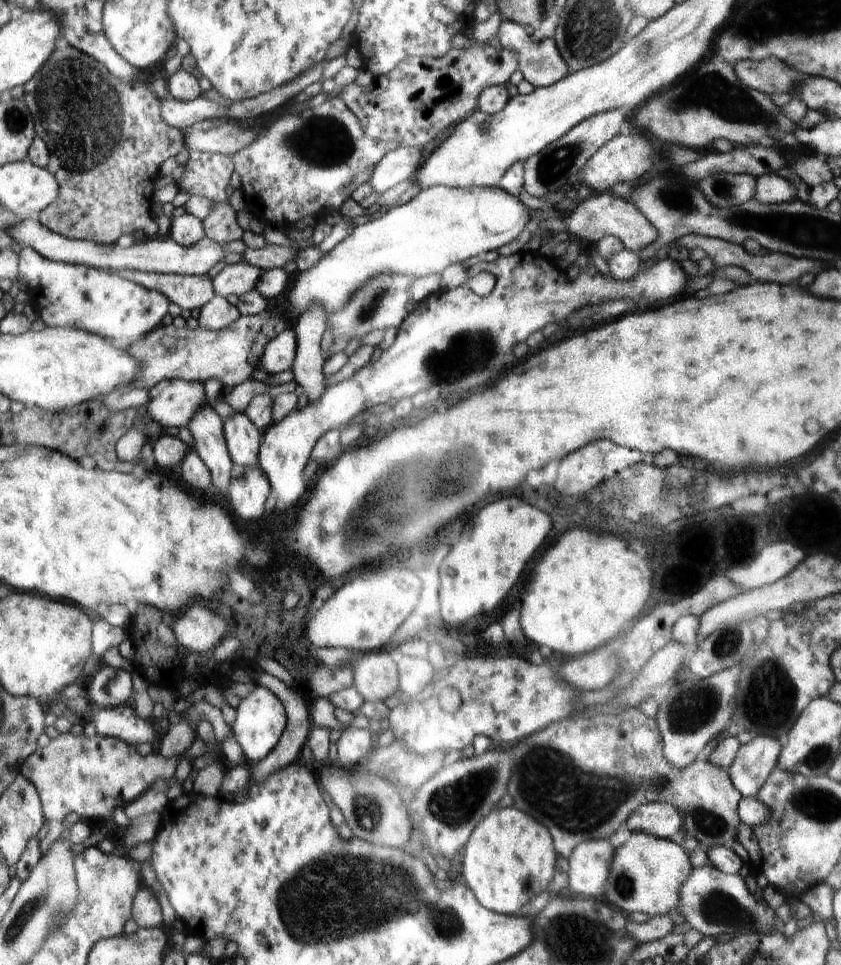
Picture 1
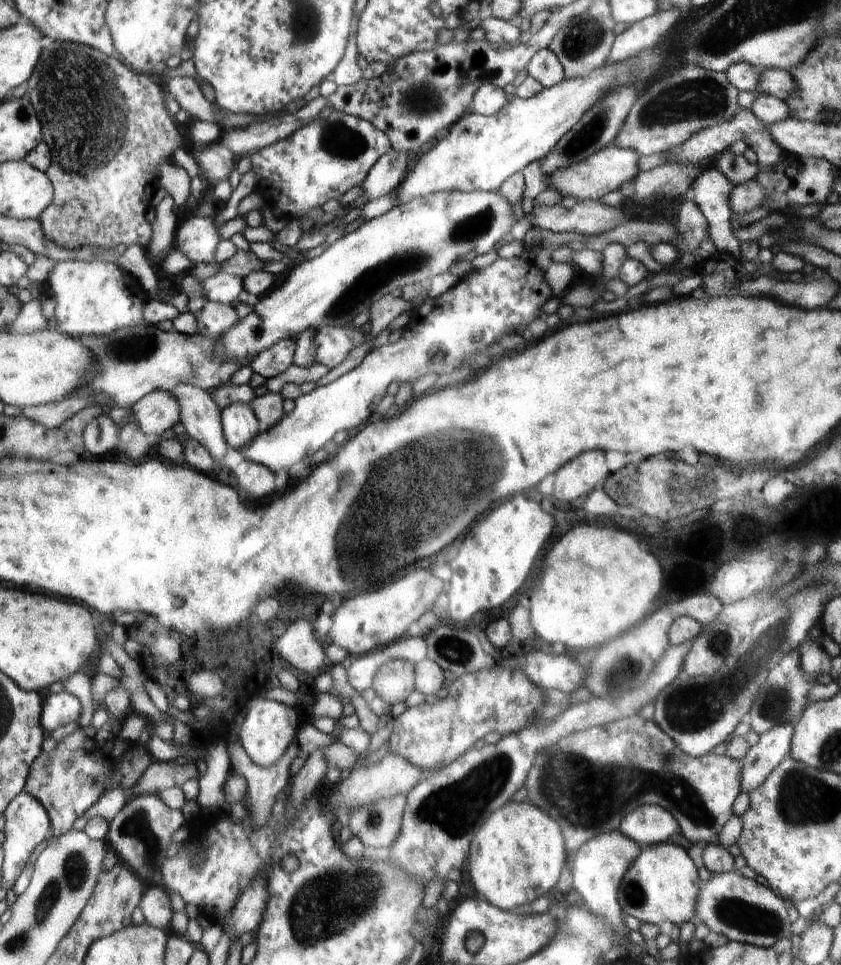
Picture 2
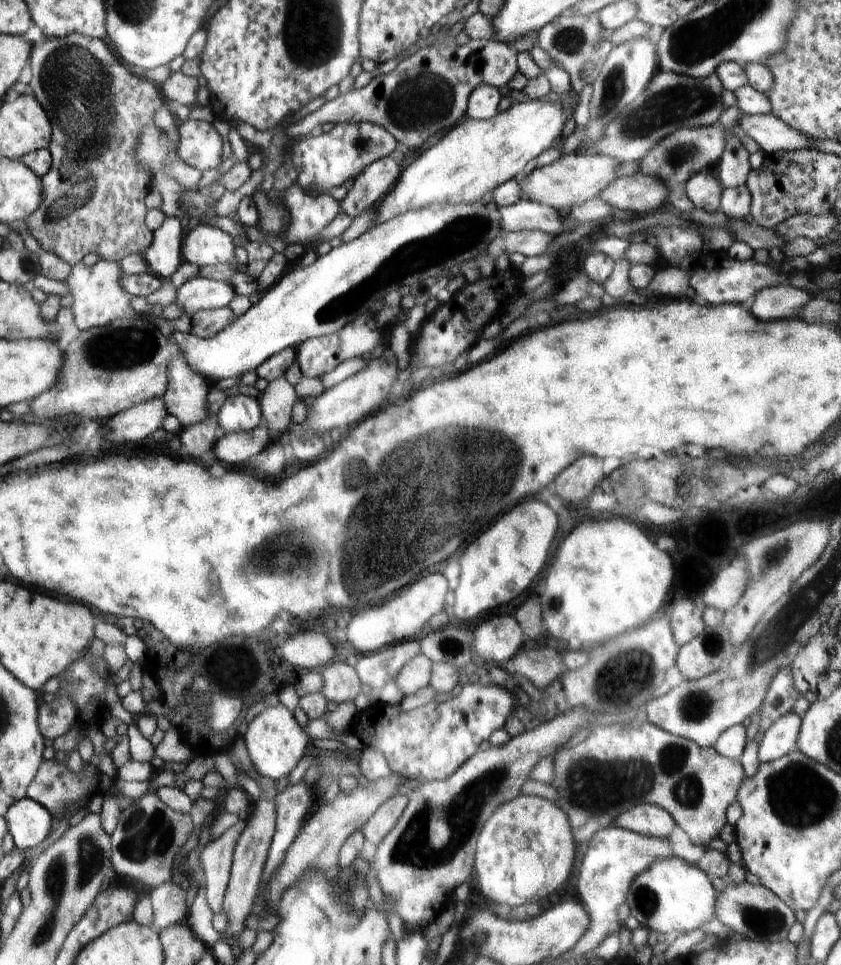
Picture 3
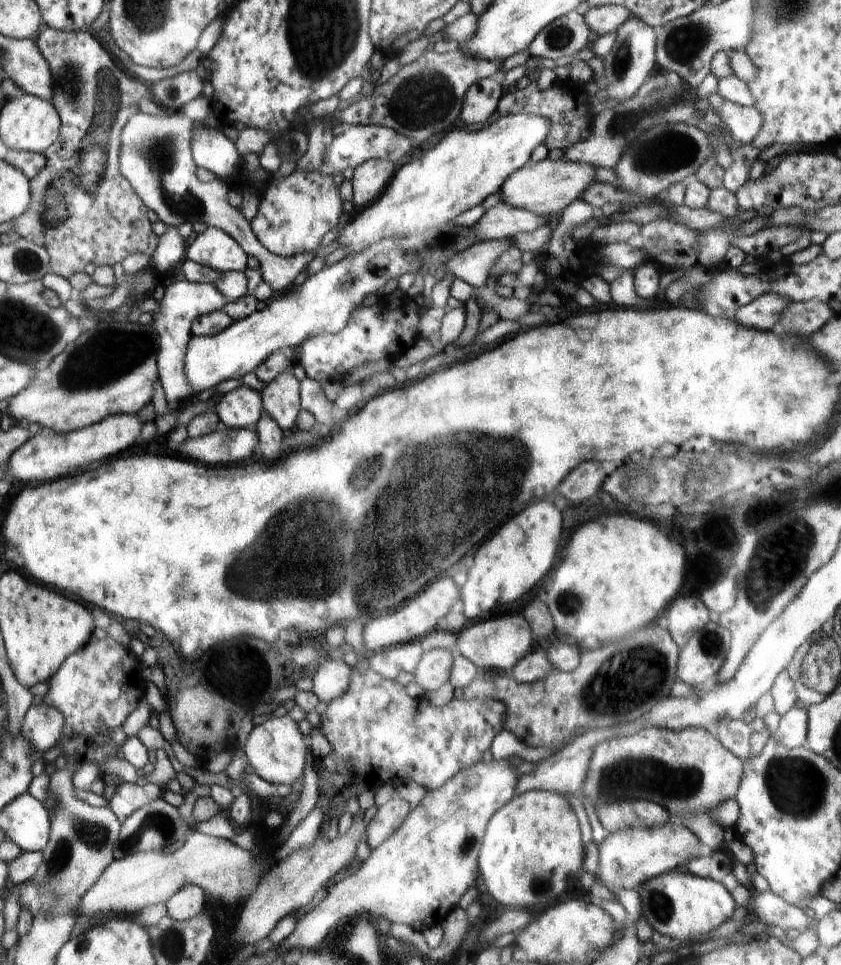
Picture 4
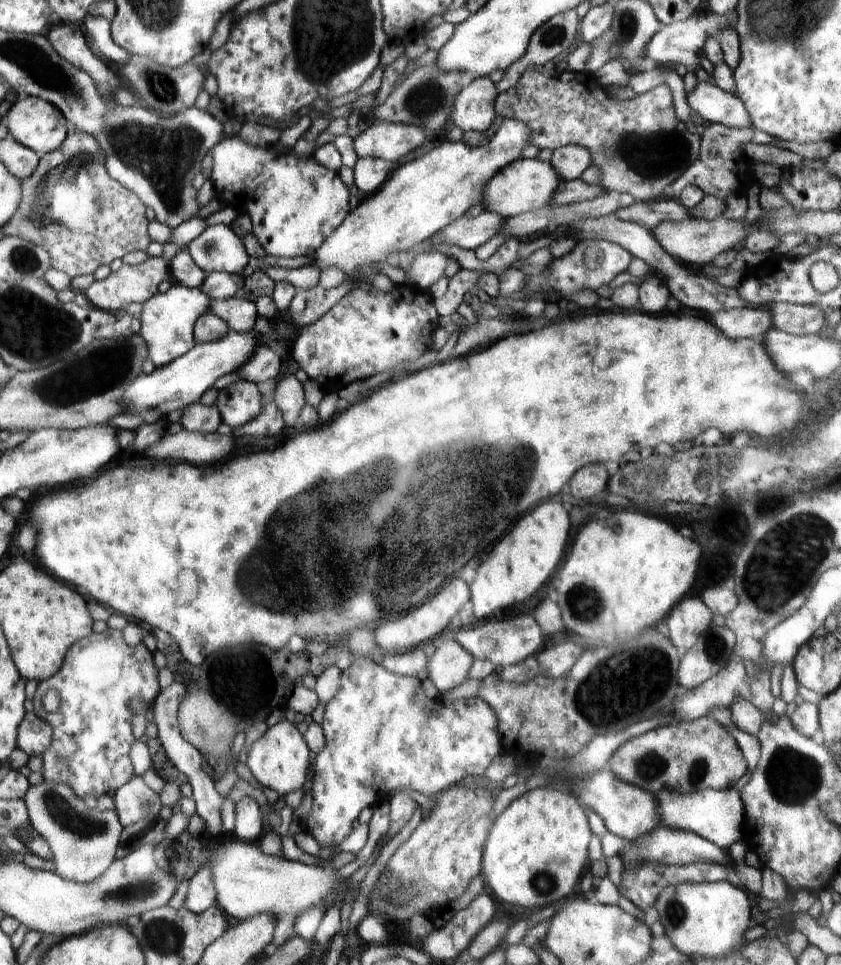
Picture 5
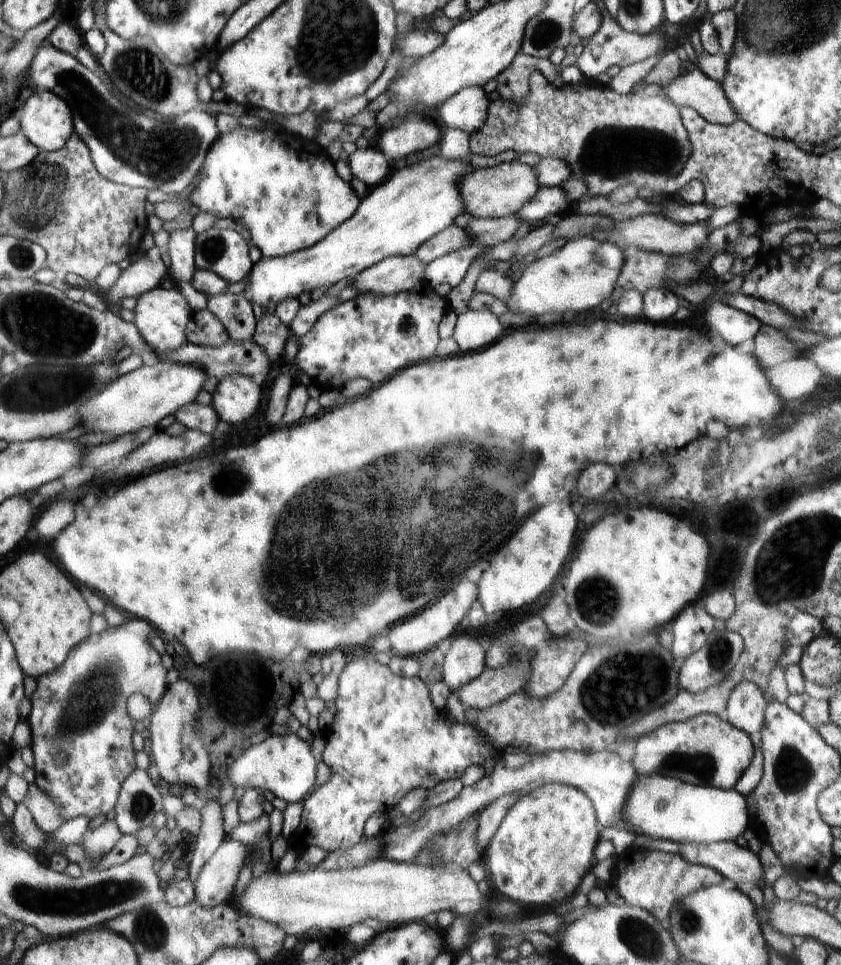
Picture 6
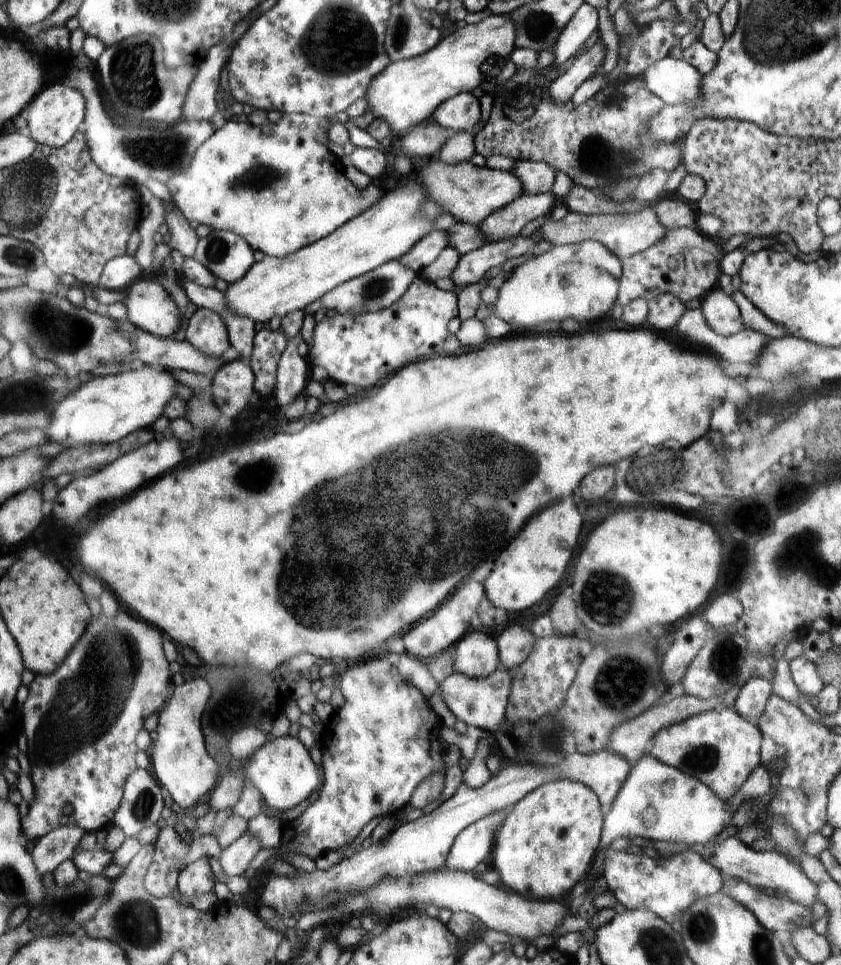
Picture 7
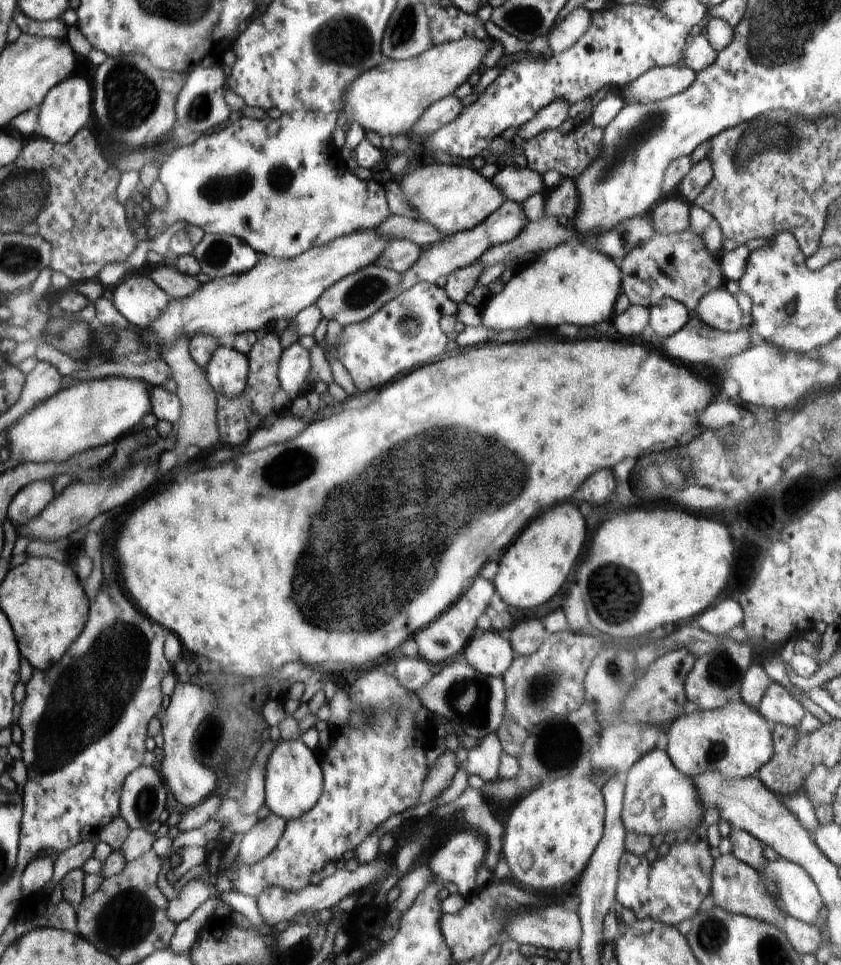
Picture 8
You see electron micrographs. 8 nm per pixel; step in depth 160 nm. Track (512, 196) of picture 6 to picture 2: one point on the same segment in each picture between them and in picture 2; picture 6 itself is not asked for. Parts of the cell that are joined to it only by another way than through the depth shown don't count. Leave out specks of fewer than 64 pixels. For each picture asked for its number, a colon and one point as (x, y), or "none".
2: (607, 170)
3: (574, 178)
4: (545, 188)
5: (526, 184)

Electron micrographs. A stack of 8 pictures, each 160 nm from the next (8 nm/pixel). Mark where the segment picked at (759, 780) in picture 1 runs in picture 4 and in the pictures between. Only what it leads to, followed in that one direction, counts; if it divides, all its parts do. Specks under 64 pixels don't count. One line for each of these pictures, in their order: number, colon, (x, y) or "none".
2: (774, 745)
3: (781, 737)
4: (792, 732)

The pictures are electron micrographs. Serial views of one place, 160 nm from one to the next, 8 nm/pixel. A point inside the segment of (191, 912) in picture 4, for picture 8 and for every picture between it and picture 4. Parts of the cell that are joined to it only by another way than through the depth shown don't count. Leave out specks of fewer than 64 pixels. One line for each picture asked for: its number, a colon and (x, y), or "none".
5: (201, 894)
6: (215, 885)
7: (234, 859)
8: (261, 839)

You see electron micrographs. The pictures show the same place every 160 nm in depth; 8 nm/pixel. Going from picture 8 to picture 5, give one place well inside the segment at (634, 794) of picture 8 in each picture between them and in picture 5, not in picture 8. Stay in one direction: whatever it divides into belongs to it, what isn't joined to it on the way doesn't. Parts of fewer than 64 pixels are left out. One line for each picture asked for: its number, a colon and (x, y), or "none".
5: (718, 815)
6: (661, 807)
7: (656, 801)

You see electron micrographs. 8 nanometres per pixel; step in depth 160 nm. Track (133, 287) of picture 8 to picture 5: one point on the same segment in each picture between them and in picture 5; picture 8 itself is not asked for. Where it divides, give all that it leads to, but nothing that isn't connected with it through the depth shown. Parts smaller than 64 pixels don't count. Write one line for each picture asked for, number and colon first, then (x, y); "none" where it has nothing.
5: (168, 319)
6: (163, 317)
7: (149, 306)

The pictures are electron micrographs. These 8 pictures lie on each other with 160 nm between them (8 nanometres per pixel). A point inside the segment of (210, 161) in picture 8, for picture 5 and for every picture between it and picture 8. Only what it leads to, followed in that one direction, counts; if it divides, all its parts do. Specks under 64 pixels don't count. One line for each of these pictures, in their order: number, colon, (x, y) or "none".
5: (294, 203)
6: (283, 189)
7: (277, 185)

